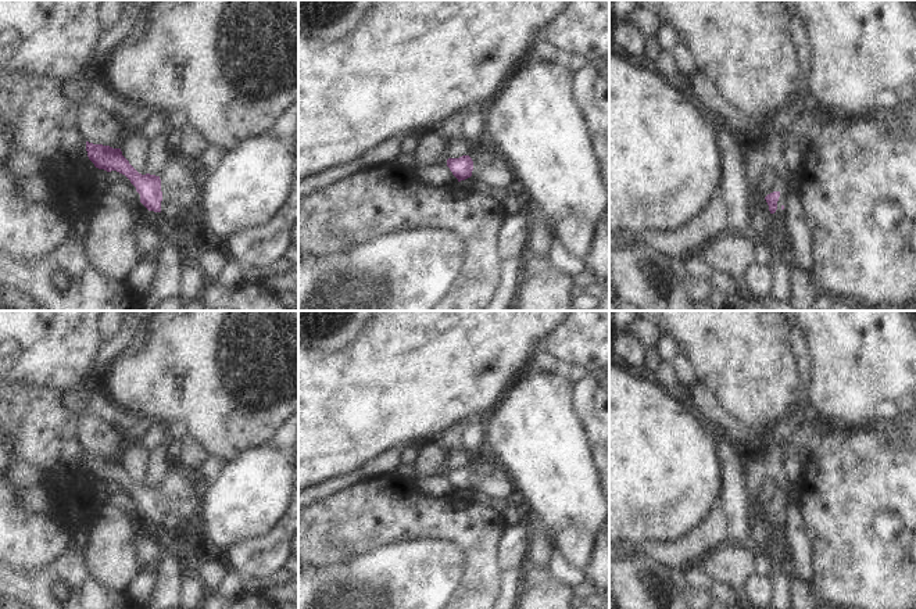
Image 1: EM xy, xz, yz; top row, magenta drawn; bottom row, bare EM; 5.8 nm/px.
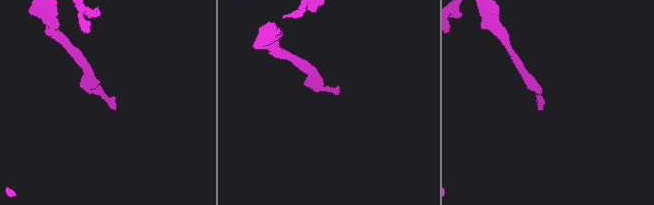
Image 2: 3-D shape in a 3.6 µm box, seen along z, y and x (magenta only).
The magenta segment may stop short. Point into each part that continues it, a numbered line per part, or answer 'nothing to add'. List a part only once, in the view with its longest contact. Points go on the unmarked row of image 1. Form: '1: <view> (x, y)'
1: yz (770, 491)

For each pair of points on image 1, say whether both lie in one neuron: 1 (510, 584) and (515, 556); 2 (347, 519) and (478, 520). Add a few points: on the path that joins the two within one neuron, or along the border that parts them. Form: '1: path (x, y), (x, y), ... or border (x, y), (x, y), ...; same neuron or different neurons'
1: path (514, 577), (515, 563); same neuron
2: path (379, 518), (446, 519); same neuron

